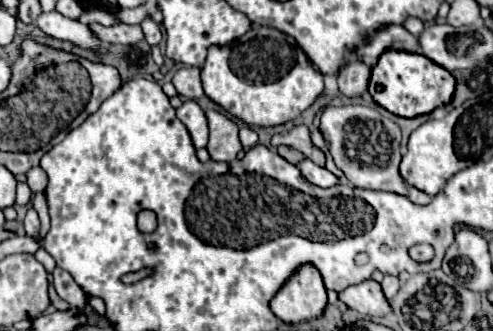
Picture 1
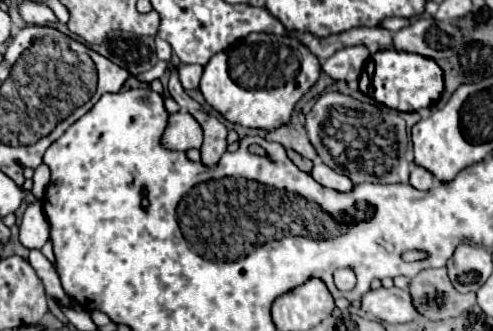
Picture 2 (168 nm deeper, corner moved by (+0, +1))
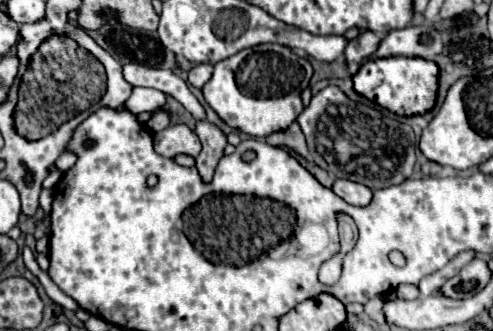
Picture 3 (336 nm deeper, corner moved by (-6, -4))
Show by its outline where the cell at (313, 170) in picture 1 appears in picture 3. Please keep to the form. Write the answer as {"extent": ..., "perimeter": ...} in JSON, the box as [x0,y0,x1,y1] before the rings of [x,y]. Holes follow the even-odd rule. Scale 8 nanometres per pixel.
{"extent":[332,178,372,206],"perimeter":[[[340,178],[334,180],[332,192],[338,194],[348,204],[354,204],[354,206],[366,206],[372,200],[372,192],[364,184],[350,182],[350,180],[340,180]]]}

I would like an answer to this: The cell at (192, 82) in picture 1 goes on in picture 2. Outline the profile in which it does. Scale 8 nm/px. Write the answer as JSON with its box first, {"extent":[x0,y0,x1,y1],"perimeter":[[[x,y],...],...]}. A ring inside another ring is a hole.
{"extent":[178,65,204,91],"perimeter":[[[182,65],[178,71],[180,71],[182,87],[184,87],[186,91],[190,91],[190,89],[198,89],[198,85],[200,85],[200,77],[202,77],[202,71],[204,71],[202,65]]]}

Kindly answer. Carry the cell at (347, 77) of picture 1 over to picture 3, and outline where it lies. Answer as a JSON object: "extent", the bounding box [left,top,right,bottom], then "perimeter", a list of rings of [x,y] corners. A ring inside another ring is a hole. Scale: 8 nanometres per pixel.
{"extent":[346,30,380,66],"perimeter":[[[370,30],[362,32],[358,38],[348,42],[346,62],[360,66],[364,62],[364,58],[370,58],[378,50],[378,44],[380,44],[380,36],[378,34],[370,32]]]}

